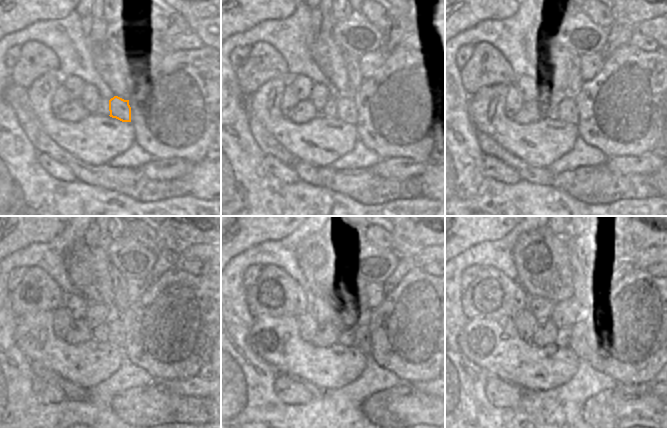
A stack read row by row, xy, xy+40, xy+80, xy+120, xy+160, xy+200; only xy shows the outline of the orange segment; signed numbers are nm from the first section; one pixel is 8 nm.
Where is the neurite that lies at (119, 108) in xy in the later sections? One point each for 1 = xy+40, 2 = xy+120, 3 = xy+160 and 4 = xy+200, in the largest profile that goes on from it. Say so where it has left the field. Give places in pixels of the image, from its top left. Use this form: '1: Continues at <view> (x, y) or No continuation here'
1: Continues at xy+40 (346, 111)
2: Continues at xy+120 (116, 329)
3: Continues at xy+160 (356, 336)
4: Continues at xy+200 (577, 342).

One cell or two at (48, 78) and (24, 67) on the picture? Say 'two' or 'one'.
two

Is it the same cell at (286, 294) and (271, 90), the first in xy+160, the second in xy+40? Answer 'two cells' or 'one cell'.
two cells

